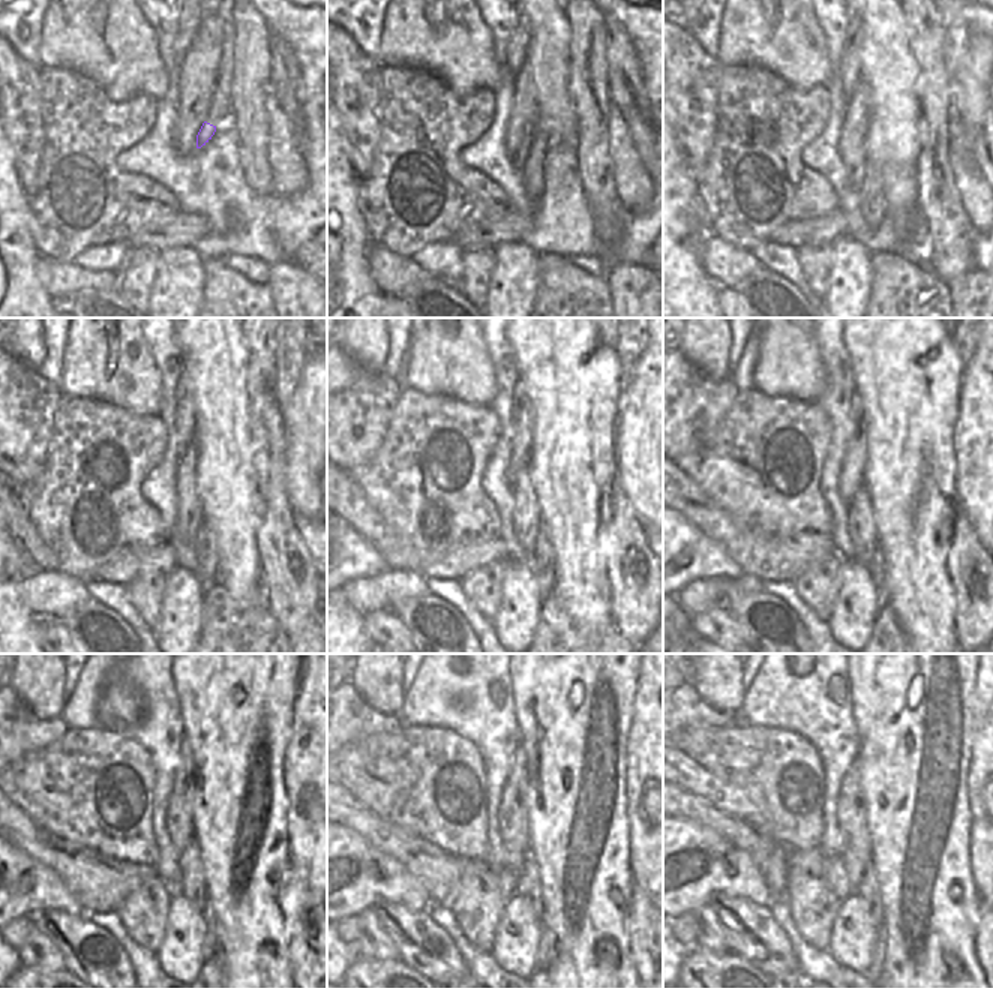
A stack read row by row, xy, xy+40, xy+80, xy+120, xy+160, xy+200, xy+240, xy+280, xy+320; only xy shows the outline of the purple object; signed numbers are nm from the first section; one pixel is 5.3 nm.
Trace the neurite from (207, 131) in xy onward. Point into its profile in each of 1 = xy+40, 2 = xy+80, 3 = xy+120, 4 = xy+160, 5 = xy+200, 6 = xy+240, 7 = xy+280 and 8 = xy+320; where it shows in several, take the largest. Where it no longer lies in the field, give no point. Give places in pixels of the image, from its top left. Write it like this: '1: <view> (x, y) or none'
1: xy+40 (533, 177)
2: xy+80 (872, 198)
3: xy+120 (204, 549)
4: xy+160 (543, 553)
5: xy+200 (876, 568)
6: xy+240 (210, 945)
7: xy+280 (545, 957)
8: xy+320 (881, 945)

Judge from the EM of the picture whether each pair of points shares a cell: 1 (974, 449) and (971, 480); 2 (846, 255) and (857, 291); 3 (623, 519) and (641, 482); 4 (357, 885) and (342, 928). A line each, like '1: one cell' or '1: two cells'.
1: one cell
2: one cell
3: two cells
4: two cells

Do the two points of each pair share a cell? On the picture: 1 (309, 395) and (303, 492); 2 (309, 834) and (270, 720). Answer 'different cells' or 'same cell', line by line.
1: same cell
2: different cells

